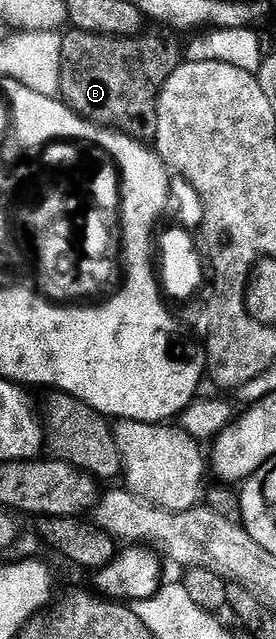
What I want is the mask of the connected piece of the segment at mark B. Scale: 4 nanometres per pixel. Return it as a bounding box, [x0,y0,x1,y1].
[60,29,183,140]

